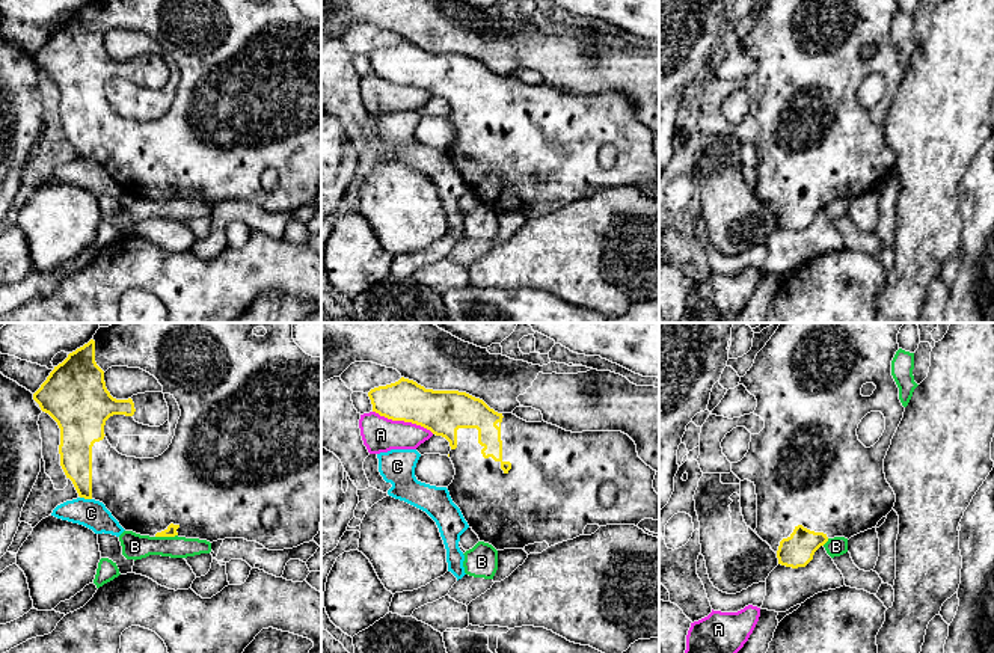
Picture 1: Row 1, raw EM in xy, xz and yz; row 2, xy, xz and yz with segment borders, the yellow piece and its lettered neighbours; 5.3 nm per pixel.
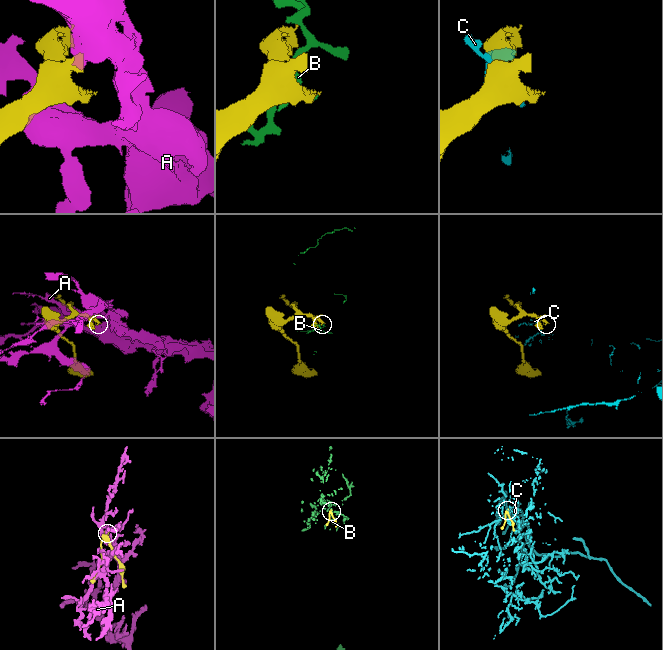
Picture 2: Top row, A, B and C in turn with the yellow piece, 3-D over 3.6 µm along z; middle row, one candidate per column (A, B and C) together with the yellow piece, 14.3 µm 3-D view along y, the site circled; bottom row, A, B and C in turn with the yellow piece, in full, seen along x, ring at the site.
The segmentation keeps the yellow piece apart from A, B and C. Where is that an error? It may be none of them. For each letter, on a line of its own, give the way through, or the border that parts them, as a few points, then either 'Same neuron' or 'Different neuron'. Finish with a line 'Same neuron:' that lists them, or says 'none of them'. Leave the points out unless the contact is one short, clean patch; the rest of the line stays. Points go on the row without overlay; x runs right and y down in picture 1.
A: Different neuron
B: Boundary: xy (177, 196), (156, 199). Different neuron
C: Different neuron
Same neuron: none of them

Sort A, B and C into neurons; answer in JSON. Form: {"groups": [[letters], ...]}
{"groups": [["A"], ["B"], ["C"]]}

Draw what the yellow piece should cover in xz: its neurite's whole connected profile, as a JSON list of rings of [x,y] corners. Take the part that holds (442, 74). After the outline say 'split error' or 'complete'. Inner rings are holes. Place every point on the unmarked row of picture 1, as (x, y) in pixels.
[[[404,39],[371,51],[368,59],[373,74],[380,78],[421,87],[449,104],[449,121],[456,131],[446,149],[449,158],[480,204],[496,213],[525,211],[543,204],[551,210],[584,198],[587,187],[638,189],[644,181],[659,182],[659,157],[653,151],[656,133],[638,119],[635,104],[621,94],[572,95],[545,83],[526,84],[513,75],[498,75],[466,54],[425,51]]]; split error

